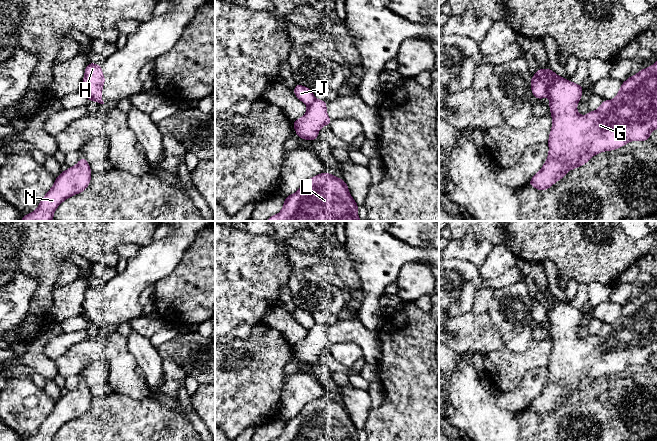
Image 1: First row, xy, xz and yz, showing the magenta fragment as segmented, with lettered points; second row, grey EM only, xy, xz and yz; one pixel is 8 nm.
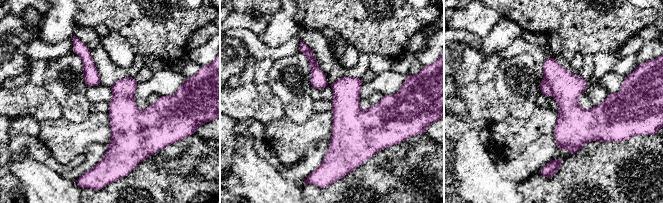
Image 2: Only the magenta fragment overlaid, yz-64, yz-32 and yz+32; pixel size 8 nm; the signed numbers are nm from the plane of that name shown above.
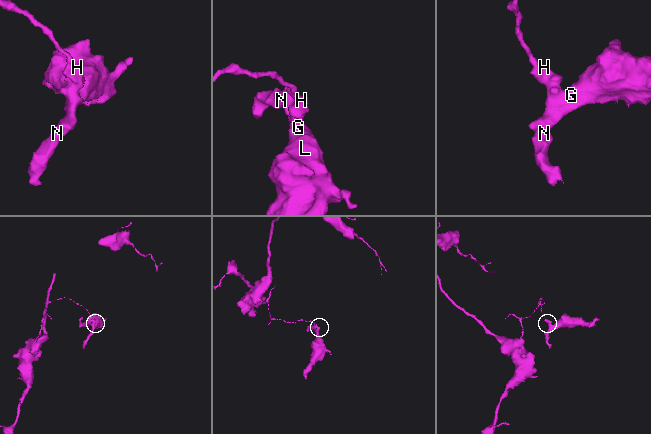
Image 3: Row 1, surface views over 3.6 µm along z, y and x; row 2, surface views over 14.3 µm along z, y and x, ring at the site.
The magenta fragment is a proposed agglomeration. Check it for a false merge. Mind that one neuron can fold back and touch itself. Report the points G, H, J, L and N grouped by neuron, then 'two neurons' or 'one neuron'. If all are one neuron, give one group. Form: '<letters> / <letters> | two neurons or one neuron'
G H L N / J | two neurons

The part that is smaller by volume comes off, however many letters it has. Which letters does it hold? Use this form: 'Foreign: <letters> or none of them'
Foreign: G, H, L, N

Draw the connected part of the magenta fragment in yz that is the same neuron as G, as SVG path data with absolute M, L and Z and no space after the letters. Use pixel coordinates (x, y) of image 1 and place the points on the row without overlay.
M657 286L630 300L622 306L614 323L603 324L597 334L584 340L577 335L583 317L581 309L557 299L551 292L538 292L536 298L546 310L552 341L548 381L528 407L540 415L549 413L569 394L581 391L594 379L616 374L631 365L648 365L651 356L657 353Z

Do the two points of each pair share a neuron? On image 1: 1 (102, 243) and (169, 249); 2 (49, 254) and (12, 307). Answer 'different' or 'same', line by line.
1: different
2: different

